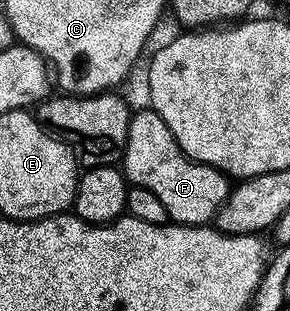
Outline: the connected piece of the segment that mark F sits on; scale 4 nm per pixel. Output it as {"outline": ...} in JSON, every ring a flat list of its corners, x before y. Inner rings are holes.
{"outline":[[139,109,132,114,121,170,130,186,149,189,149,193,161,200,170,222,181,223,185,227,210,224,232,189,228,176,222,171,198,163,185,154,173,133,169,133,169,125,161,121,154,109]]}

